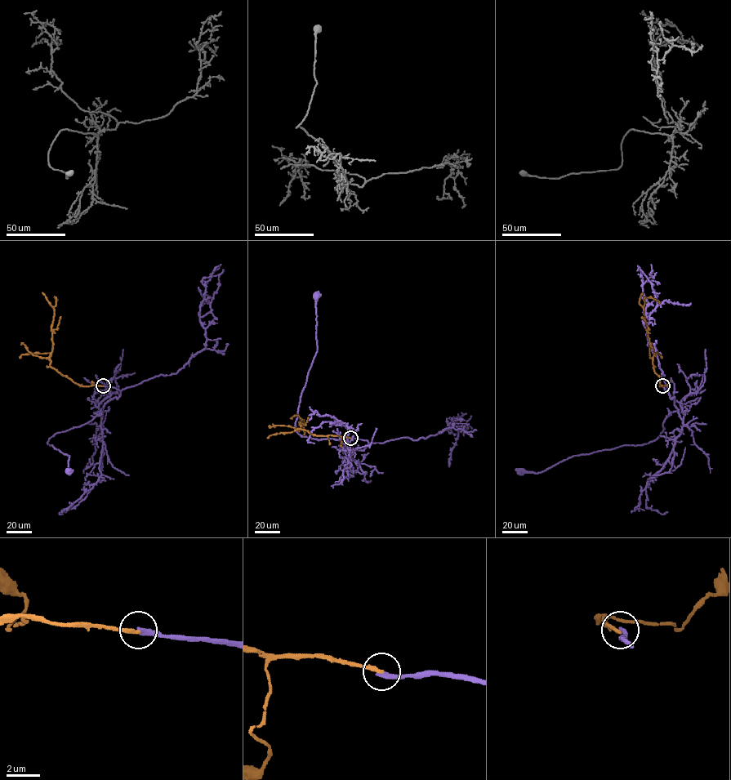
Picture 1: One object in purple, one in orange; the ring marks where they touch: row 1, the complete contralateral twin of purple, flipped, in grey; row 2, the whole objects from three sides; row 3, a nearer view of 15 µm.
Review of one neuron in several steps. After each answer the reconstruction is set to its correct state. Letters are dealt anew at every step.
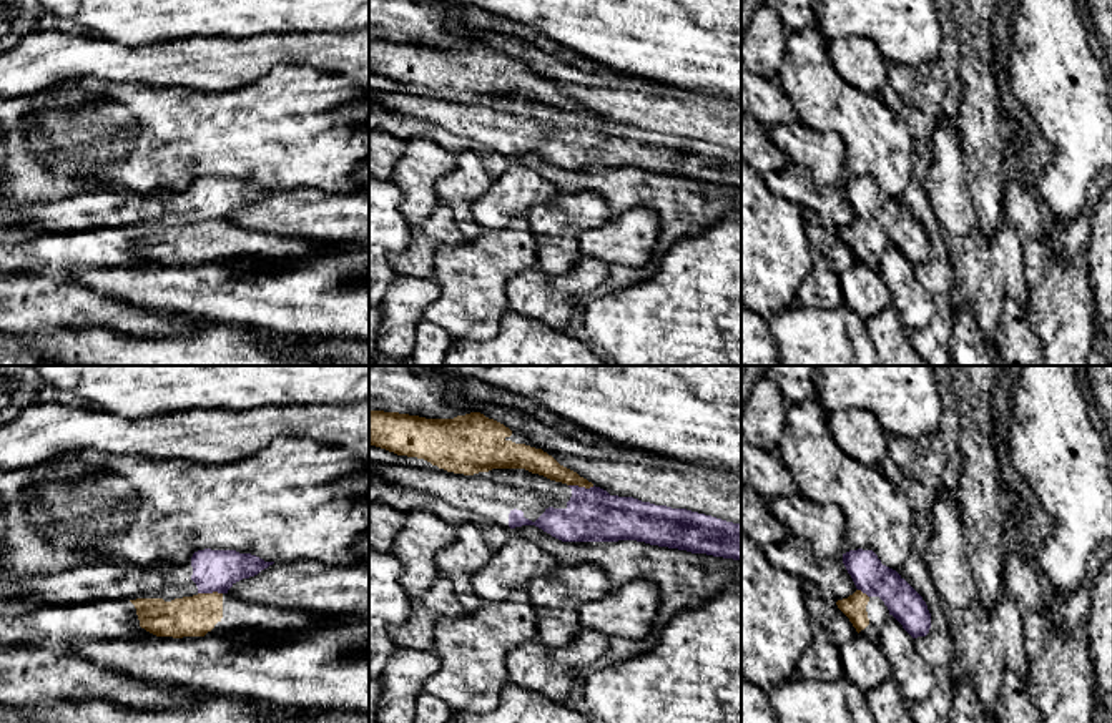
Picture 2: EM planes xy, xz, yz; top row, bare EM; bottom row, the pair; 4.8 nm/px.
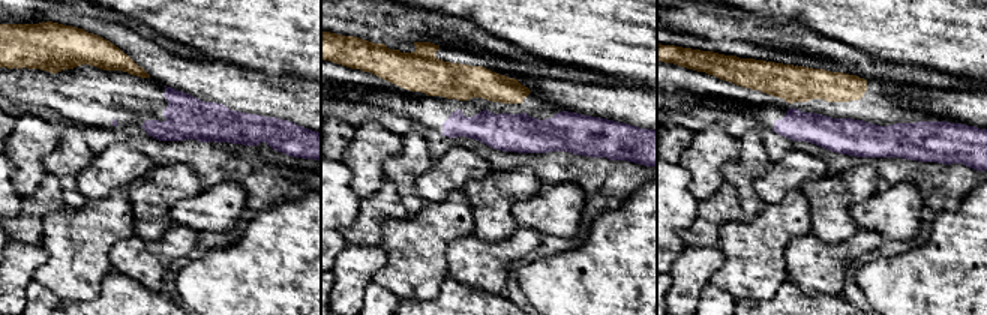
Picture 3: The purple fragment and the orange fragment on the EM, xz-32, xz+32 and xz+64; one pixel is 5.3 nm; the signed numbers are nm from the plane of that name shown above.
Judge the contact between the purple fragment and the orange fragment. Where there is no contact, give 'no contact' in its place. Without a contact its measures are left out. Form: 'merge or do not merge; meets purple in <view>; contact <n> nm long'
do not merge; meets purple in xz; contact 130 nm long

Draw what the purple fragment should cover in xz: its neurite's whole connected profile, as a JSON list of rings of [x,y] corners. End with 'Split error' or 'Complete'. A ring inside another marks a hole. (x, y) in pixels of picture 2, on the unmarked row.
[[[396,91],[369,93],[369,106],[401,118],[414,118],[462,136],[475,148],[500,155],[535,153],[562,170],[637,168],[650,173],[741,188],[741,153],[686,136],[672,136],[633,125],[610,123],[600,115],[578,115],[550,108],[525,96],[492,96],[474,103]]]. Split error

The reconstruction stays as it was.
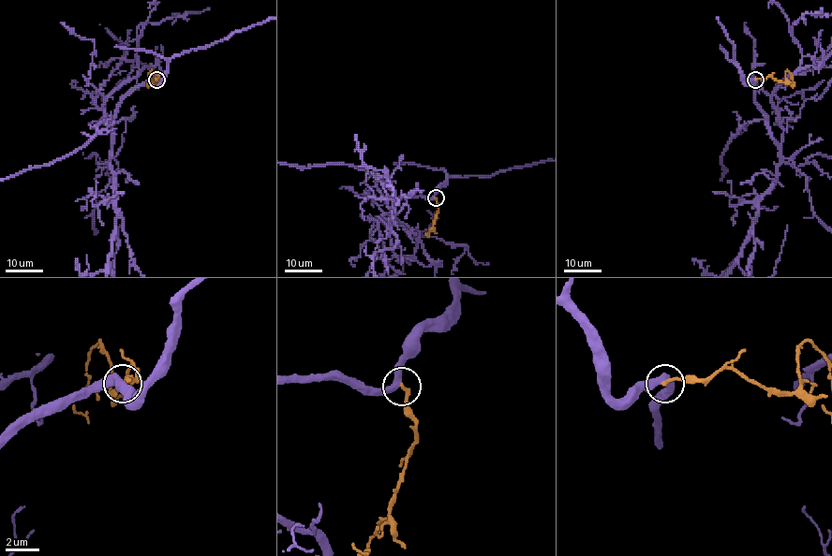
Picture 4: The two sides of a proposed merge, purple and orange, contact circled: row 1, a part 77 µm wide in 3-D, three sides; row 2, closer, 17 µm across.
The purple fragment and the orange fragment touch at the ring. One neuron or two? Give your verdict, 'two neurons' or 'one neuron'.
two neurons

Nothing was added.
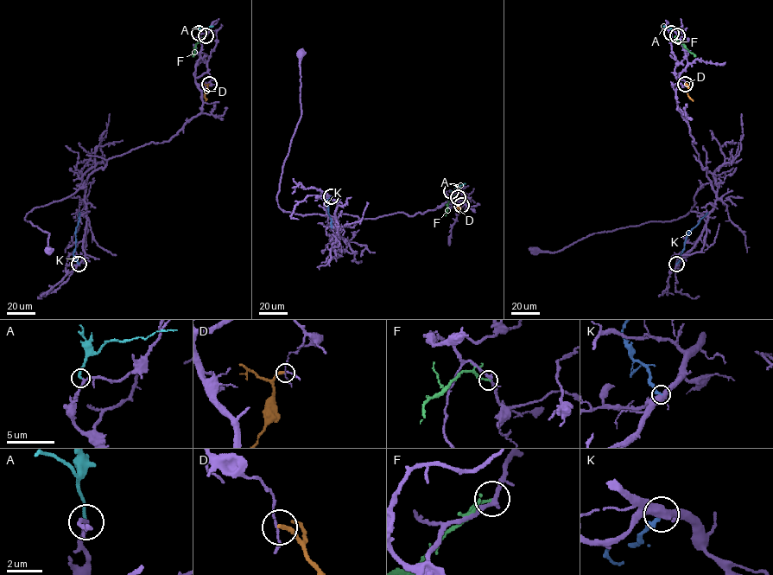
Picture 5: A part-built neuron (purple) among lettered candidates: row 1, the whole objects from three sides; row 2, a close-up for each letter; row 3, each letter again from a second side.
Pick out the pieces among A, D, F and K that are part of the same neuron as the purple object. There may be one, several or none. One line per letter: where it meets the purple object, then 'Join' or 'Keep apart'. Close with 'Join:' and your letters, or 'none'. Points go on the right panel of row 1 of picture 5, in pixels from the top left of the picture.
A: Touches purple at (671, 33). Join
D: Touches purple at (685, 84). Keep apart
F: Touches purple at (677, 35). Keep apart
K: Touches purple at (676, 264). Keep apart
Join: A

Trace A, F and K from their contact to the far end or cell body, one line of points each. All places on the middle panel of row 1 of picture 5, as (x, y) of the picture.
A: (451, 191), (465, 183)
F: (458, 197), (454, 196), (448, 201), (445, 215)
K: (331, 197), (326, 201), (332, 227)

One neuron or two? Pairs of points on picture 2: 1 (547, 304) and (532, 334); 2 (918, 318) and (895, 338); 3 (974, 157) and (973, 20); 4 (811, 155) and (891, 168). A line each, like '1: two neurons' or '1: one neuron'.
1: two neurons
2: two neurons
3: one neuron
4: two neurons

